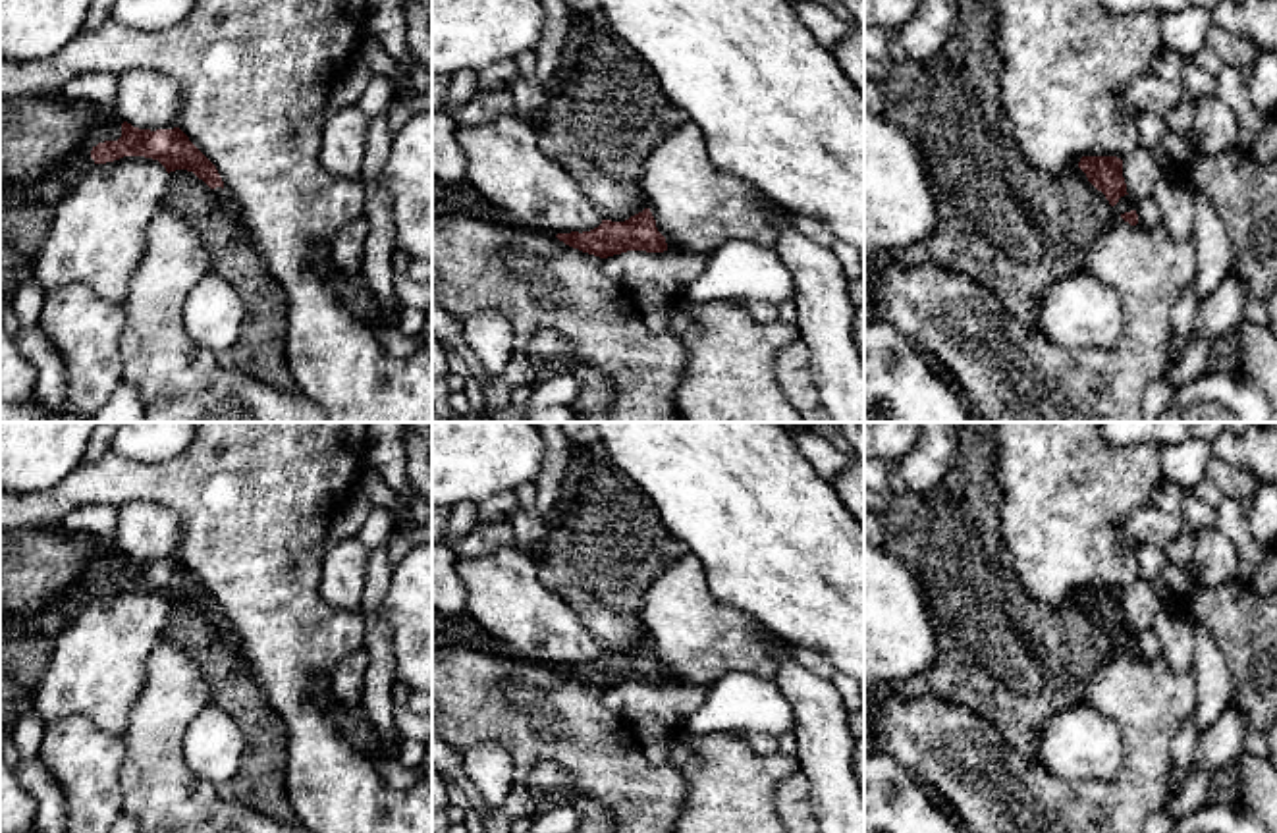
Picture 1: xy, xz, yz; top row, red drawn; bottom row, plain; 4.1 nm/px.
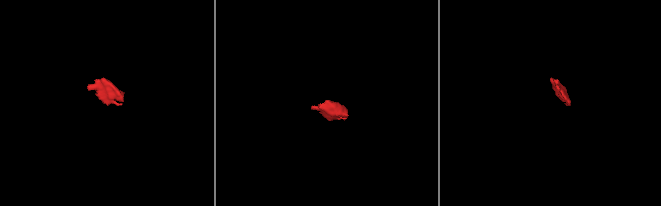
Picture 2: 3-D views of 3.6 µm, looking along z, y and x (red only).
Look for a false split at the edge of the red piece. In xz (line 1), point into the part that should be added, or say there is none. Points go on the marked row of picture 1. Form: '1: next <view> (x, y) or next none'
1: next none

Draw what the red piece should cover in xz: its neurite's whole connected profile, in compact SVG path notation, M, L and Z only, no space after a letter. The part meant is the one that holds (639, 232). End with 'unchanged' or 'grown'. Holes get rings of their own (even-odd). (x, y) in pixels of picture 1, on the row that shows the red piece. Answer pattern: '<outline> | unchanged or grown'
M644 208L625 222L602 220L602 224L590 231L557 233L556 237L573 249L600 258L627 251L667 251L666 237L658 231L650 208Z | unchanged

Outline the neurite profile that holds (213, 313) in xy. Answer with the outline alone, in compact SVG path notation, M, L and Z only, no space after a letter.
M216 274L204 276L183 301L187 336L216 355L239 341L243 318L241 297Z

